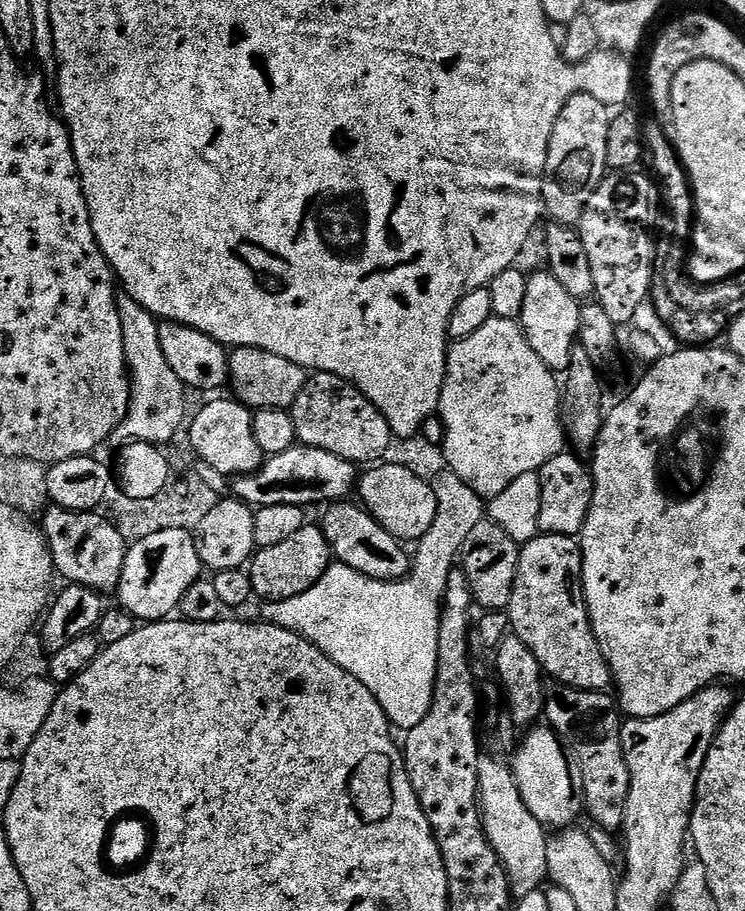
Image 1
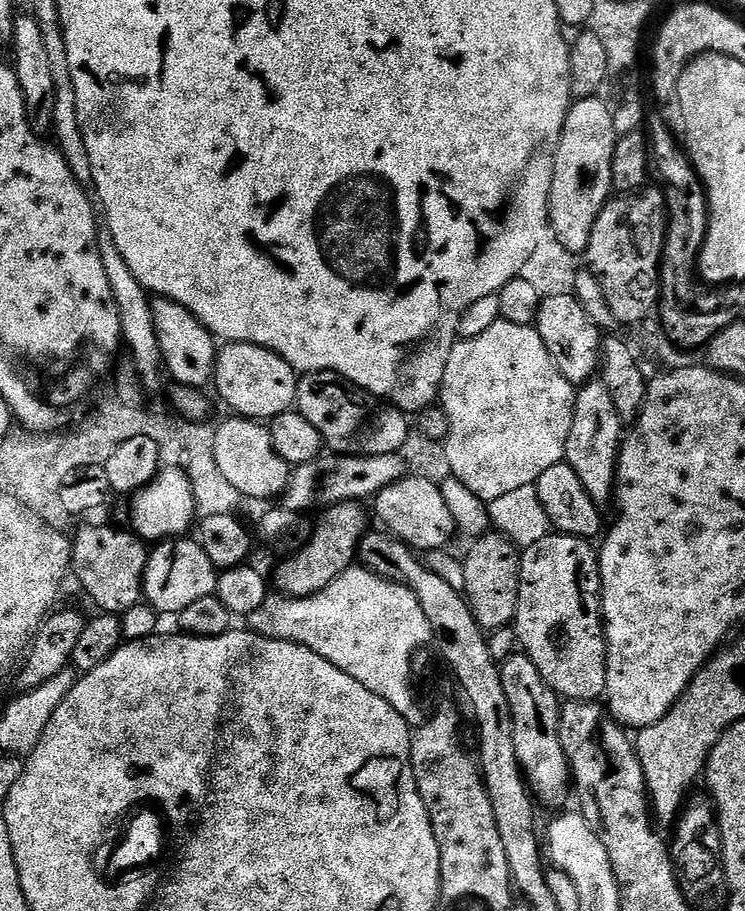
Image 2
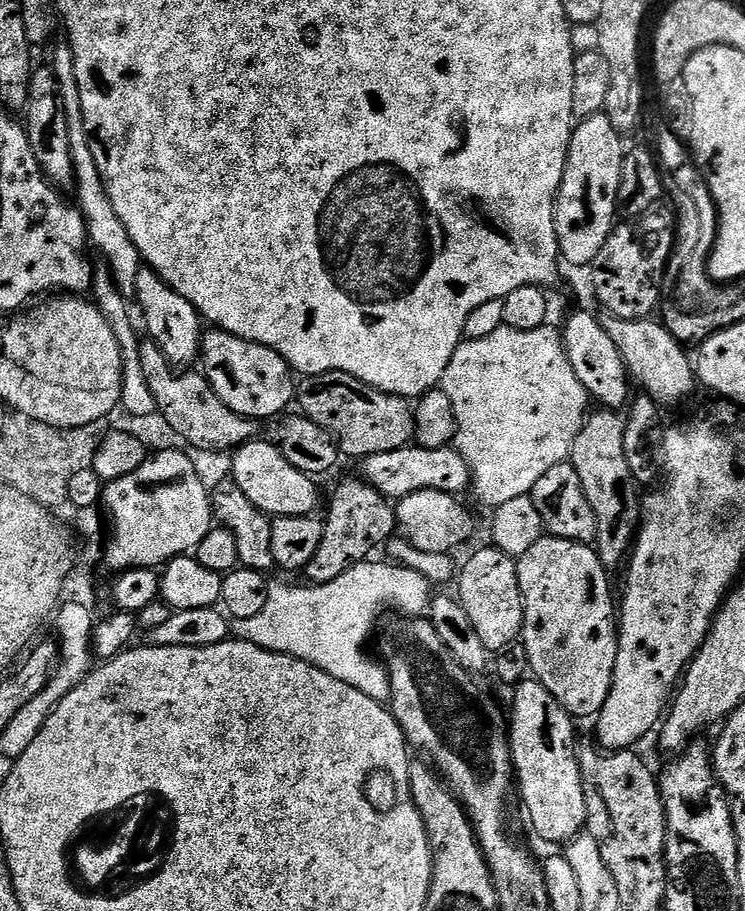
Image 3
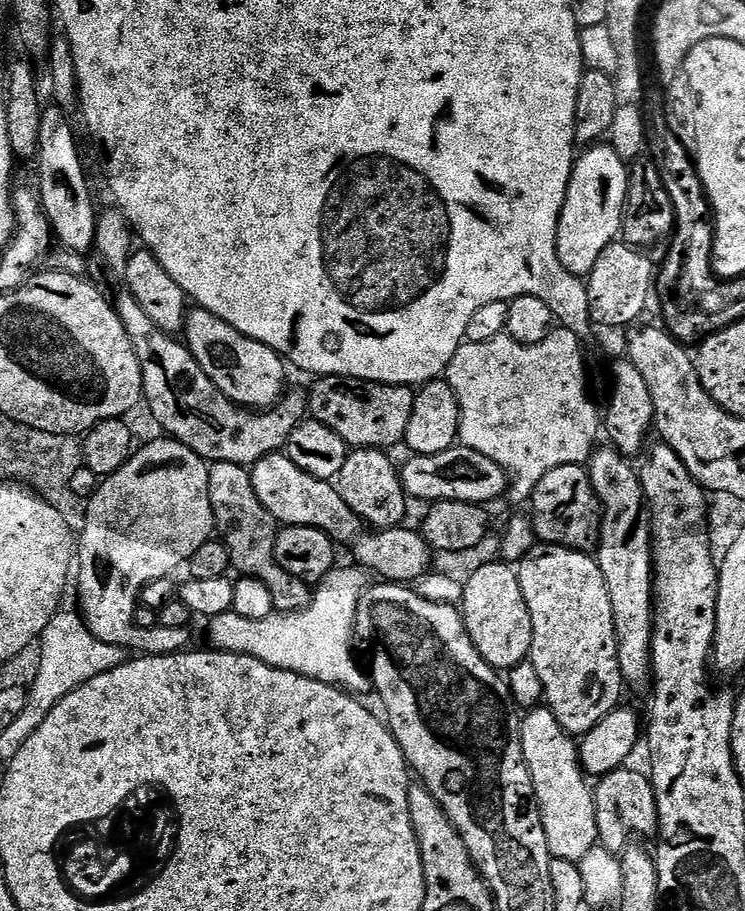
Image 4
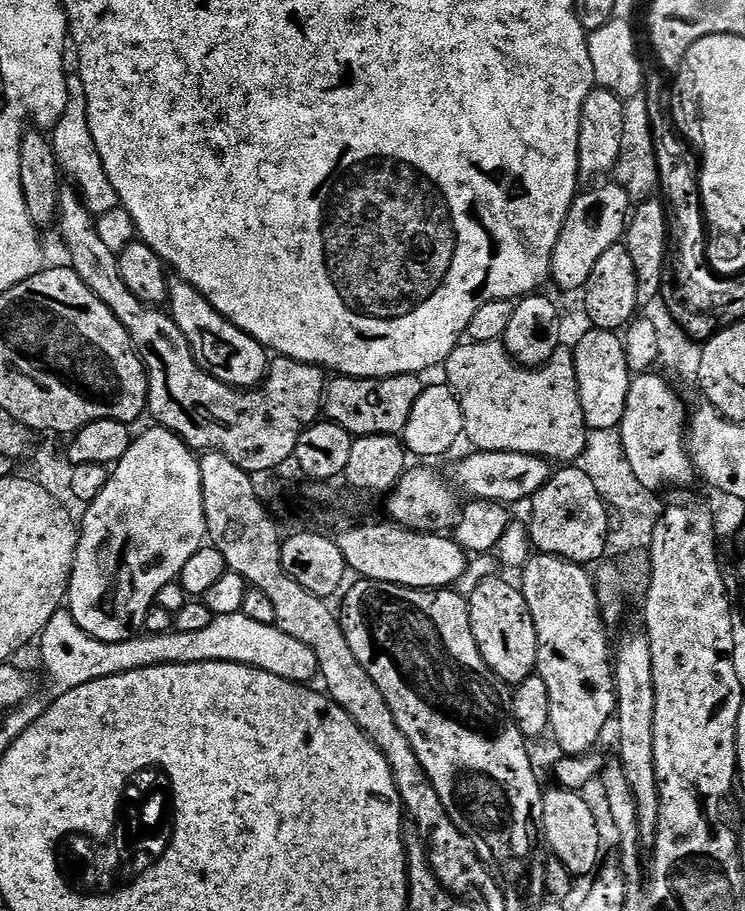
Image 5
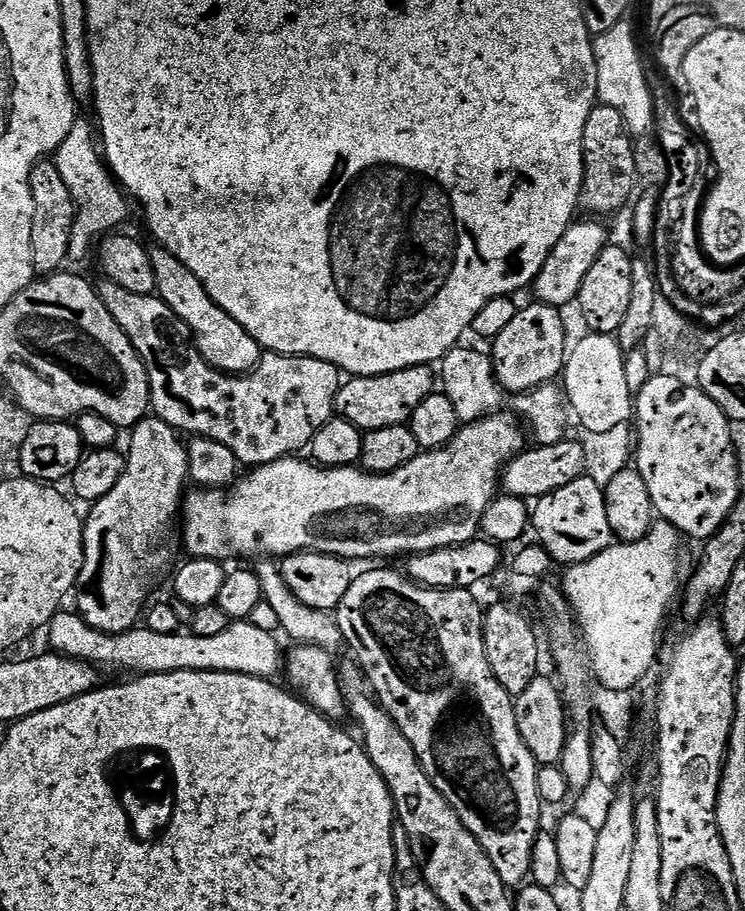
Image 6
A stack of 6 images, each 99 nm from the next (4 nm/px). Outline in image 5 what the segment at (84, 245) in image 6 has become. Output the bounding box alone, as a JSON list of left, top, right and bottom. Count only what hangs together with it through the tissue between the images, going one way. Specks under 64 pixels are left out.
[50,72,120,218]

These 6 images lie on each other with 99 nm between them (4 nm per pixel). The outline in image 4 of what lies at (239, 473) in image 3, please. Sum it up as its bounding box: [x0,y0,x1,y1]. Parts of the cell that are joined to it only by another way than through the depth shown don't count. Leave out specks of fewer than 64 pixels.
[250,451,434,586]

